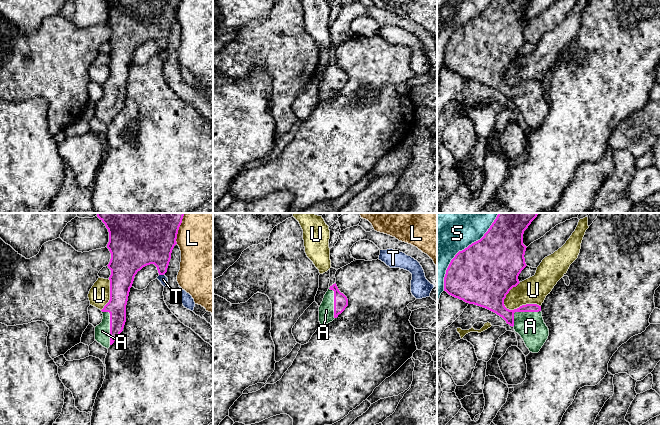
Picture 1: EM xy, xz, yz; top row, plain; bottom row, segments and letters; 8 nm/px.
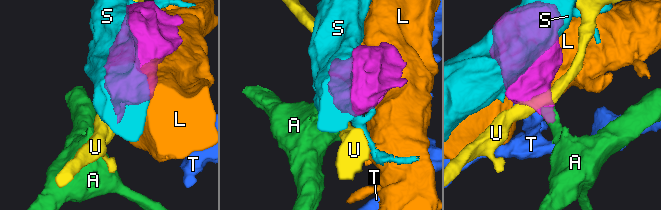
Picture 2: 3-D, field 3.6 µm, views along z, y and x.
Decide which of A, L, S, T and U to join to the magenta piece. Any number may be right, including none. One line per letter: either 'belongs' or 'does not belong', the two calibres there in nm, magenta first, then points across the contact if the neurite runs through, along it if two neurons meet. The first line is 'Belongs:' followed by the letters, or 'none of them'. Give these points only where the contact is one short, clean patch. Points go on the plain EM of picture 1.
Belongs: A
A: belongs | 190/220 nm
L: does not belong | 320/380 nm
S: does not belong | 480/340 nm
T: does not belong | 320/70 nm
U: does not belong | 220/220 nm

